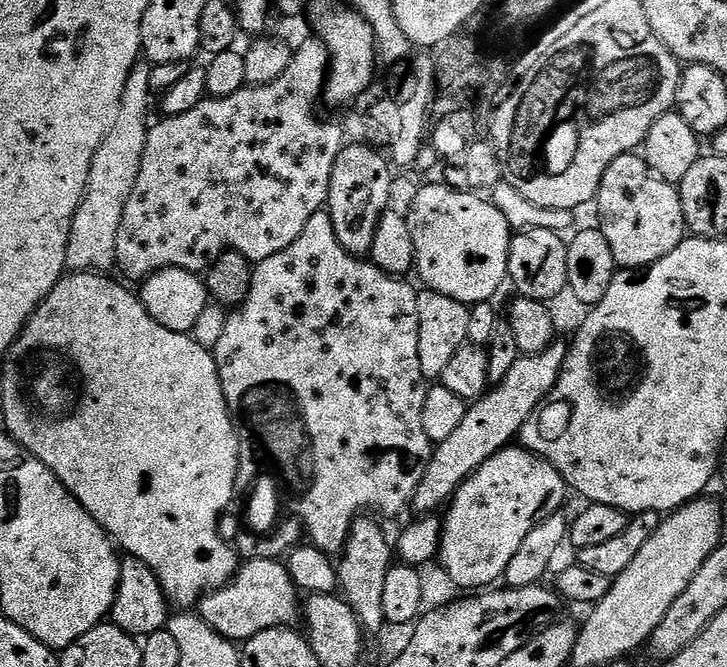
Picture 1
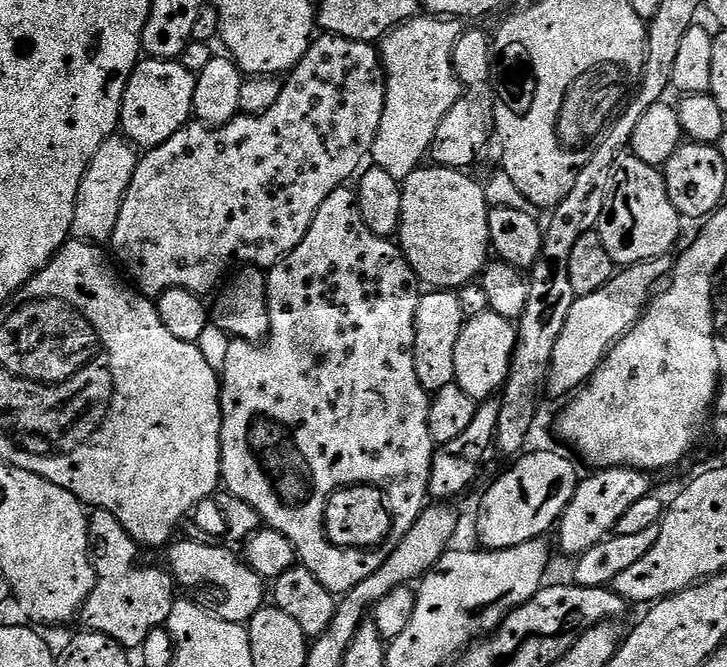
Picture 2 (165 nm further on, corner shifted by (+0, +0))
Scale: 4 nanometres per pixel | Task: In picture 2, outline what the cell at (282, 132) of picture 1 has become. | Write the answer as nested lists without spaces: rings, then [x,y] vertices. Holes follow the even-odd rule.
[[[320,34],[313,39],[311,46],[296,63],[295,68],[287,73],[282,83],[282,94],[278,94],[278,102],[274,102],[274,106],[270,106],[266,114],[261,116],[241,114],[233,118],[229,124],[212,127],[199,122],[189,122],[178,130],[178,134],[174,134],[174,138],[166,138],[166,142],[162,142],[157,148],[147,149],[136,161],[134,178],[130,178],[130,186],[124,195],[122,210],[118,210],[118,226],[114,226],[114,234],[110,241],[114,256],[116,251],[115,259],[119,267],[126,273],[127,279],[131,281],[136,291],[141,296],[149,298],[159,298],[163,292],[171,288],[205,294],[204,292],[210,291],[212,287],[215,289],[221,283],[220,275],[227,268],[255,266],[268,270],[273,264],[289,256],[294,246],[298,246],[298,242],[306,238],[306,230],[310,230],[310,222],[314,222],[314,214],[318,214],[318,206],[322,206],[322,202],[326,202],[326,198],[330,198],[334,190],[345,187],[349,183],[348,179],[352,175],[353,179],[369,159],[375,135],[378,134],[379,122],[382,120],[384,91],[385,72],[381,65],[381,55],[373,45],[341,36]]]

